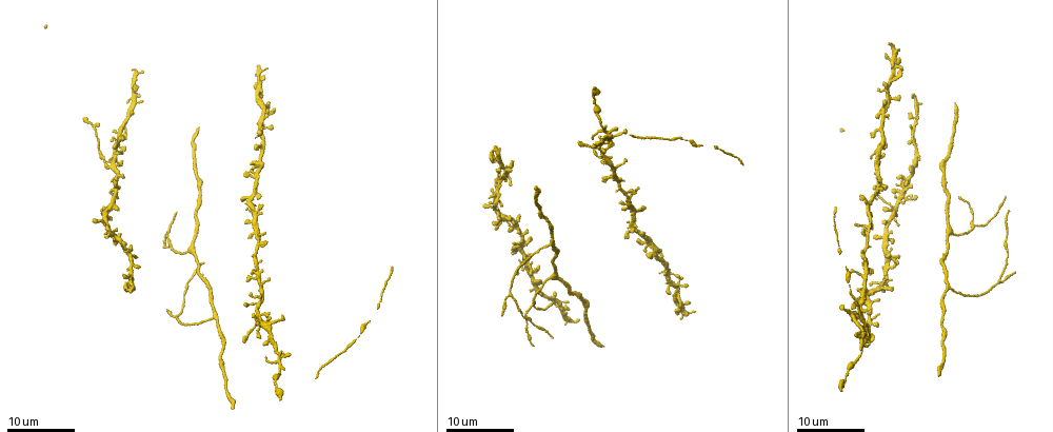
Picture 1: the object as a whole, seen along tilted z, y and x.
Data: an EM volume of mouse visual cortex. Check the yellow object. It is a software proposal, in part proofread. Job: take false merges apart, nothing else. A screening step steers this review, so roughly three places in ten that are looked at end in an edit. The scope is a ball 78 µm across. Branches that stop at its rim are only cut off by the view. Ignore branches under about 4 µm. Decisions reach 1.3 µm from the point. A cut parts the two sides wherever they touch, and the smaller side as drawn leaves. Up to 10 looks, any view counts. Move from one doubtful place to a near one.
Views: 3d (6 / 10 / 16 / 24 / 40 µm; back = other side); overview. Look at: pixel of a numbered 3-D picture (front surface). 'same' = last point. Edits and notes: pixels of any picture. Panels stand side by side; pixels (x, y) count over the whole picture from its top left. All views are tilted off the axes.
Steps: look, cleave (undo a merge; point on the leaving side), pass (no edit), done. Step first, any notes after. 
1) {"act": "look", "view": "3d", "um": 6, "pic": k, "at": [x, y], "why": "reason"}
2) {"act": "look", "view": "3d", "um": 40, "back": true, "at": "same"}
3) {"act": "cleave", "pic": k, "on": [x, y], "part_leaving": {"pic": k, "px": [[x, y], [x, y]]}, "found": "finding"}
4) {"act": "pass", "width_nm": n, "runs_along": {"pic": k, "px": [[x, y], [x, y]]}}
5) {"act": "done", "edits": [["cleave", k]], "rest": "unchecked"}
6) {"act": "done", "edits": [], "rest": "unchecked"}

{"act": "look", "view": "3d", "um": 16, "pic": 1, "at": [130, 266], "why": "four-way junction"}

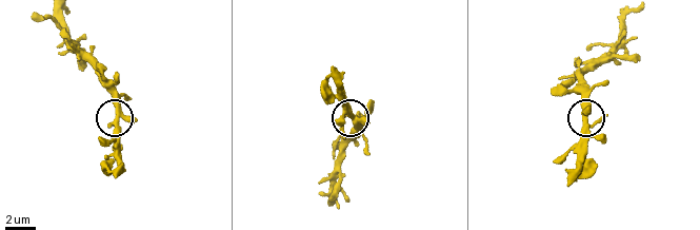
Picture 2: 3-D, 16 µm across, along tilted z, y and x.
{"act": "look", "view": "3d", "um": 10, "pic": 2, "at": [354, 117], "why": "zoom in"}

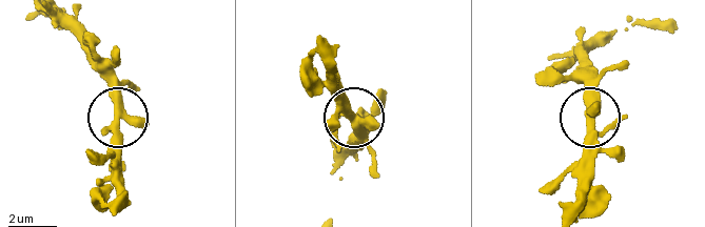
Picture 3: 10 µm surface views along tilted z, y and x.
{"act": "pass", "side_arm_um": 6, "arms": 4, "found": "all the same cell"}

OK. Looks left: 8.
{"act": "look", "view": "3d", "um": 16, "pic": 1, "at": [971, 227], "why": "three arms meet"}

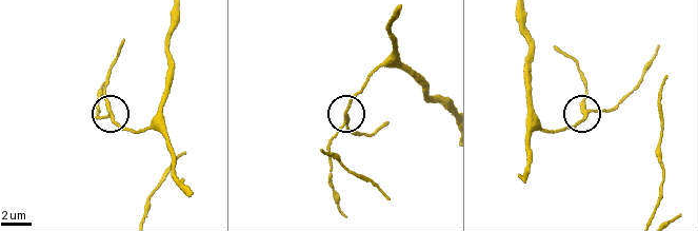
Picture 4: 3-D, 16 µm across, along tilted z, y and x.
{"act": "look", "view": "3d", "um": 6, "pic": 4, "at": [347, 120], "why": "zoom in"}

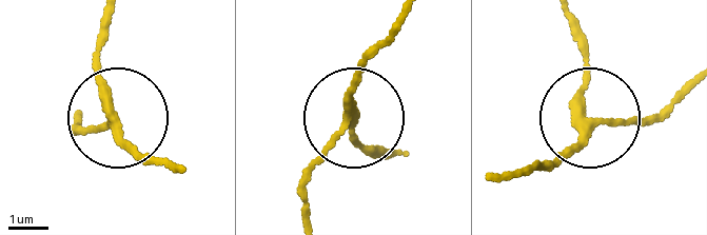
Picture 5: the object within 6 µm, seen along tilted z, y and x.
{"act": "pass", "width_nm": 220, "found": "one cell here"}

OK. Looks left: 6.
{"act": "look", "view": "3d", "um": 24, "pic": 1, "at": [190, 250]}

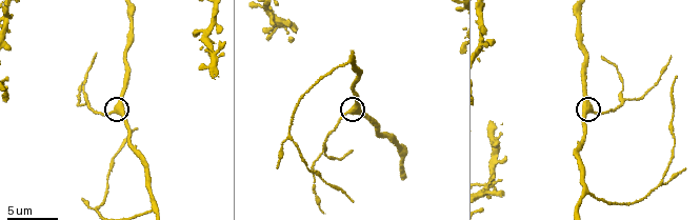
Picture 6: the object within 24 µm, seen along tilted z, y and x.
{"act": "look", "view": "3d", "um": 6, "pic": 6, "at": [352, 110]}

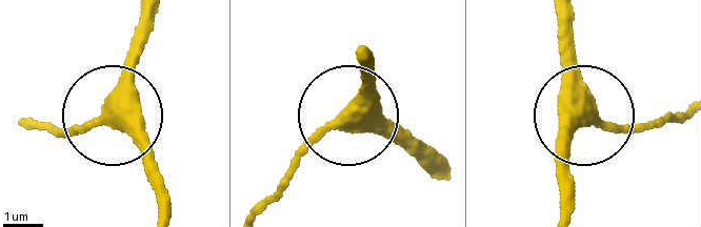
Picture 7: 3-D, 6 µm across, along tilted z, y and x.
{"act": "pass", "found": "one cell here"}

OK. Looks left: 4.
{"act": "look", "view": "3d", "um": 6, "pic": 6, "at": [151, 209], "why": "a fork"}

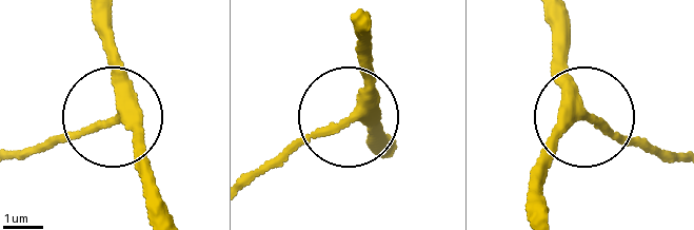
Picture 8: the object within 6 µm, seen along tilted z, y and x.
{"act": "pass", "arms": 3, "found": "continuous, no second cell"}

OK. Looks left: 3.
{"act": "look", "view": "3d", "um": 10, "pic": 6, "at": [375, 126]}

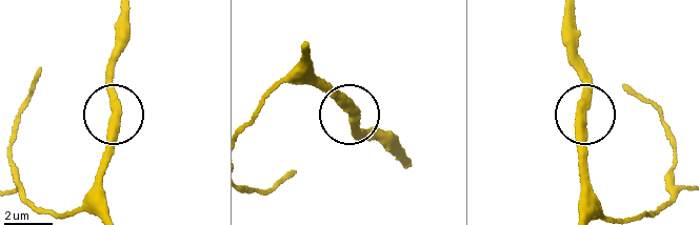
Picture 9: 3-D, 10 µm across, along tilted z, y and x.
{"act": "look", "view": "3d", "um": 6, "pic": 9, "at": [353, 112]}

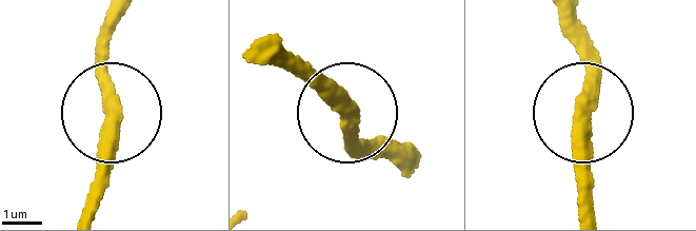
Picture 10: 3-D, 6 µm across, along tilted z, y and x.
{"act": "pass", "width_nm": 390, "found": "all the same cell"}

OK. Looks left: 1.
{"act": "done", "edits": [], "rest": "unchecked"}

